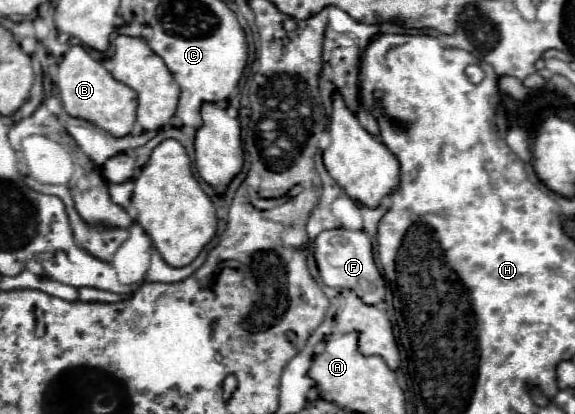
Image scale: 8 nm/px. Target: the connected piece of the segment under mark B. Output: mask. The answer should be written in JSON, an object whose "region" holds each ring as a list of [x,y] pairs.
{"region":[[[70,46],[70,50],[62,56],[56,86],[70,116],[88,120],[116,138],[132,132],[132,126],[136,122],[136,92],[132,92],[130,86],[114,80],[114,76],[98,60],[94,60],[84,50],[84,46]]]}

